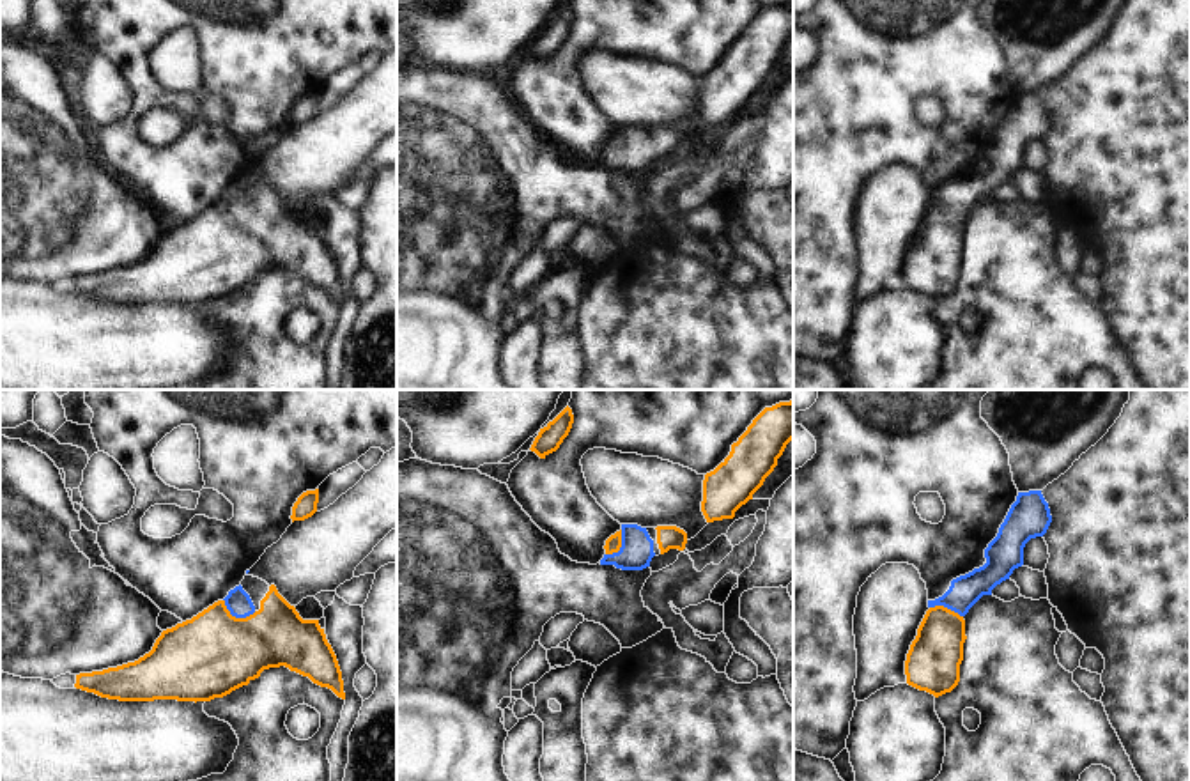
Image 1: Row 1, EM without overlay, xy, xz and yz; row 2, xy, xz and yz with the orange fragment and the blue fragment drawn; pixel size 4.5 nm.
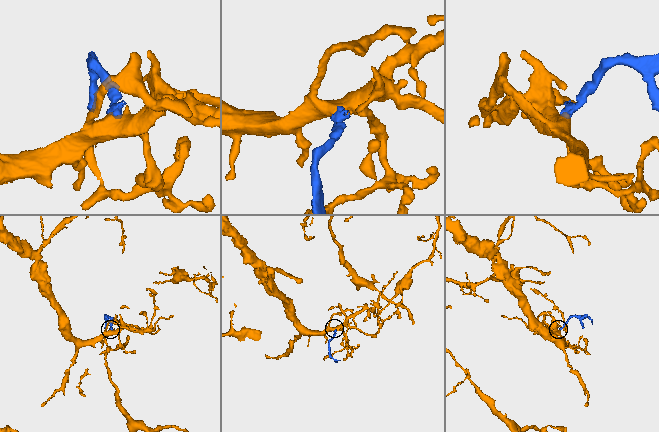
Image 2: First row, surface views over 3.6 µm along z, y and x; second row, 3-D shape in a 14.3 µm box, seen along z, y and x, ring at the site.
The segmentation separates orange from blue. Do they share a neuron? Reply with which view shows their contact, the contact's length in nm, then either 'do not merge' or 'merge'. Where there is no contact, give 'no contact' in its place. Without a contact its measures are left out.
xy | 160 nm | merge

